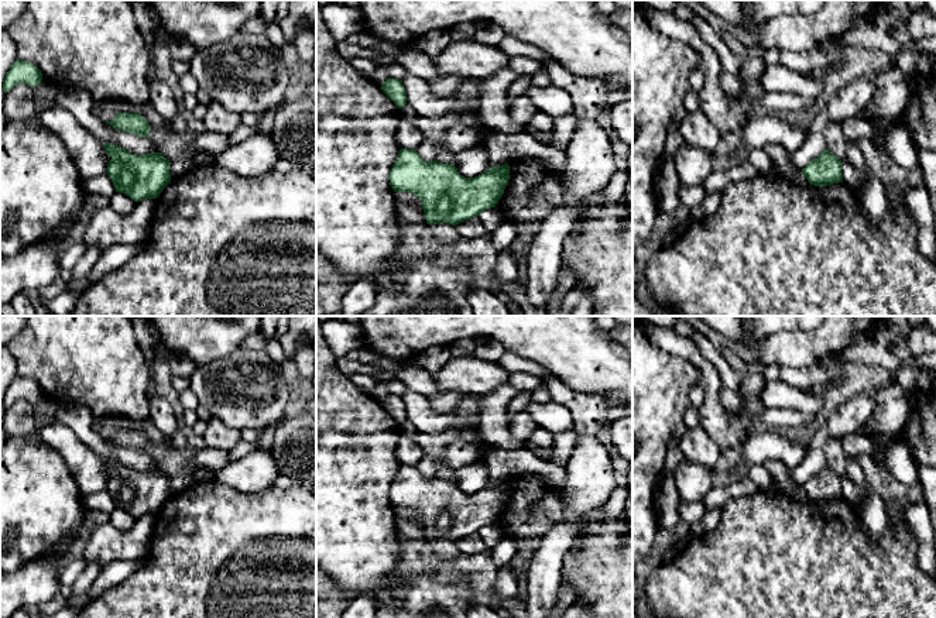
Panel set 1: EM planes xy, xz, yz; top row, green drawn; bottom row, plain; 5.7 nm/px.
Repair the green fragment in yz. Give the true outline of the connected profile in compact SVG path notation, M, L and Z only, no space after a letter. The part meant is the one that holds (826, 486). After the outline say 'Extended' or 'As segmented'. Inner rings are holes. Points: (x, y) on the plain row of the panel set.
M824 466L817 474L810 477L803 485L805 494L810 501L827 502L843 498L843 478L829 466Z. As segmented

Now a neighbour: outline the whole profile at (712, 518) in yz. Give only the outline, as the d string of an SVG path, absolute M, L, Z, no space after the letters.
M721 508L706 509L703 518L688 529L692 532L693 536L700 536L703 533L714 531L720 525L721 518Z

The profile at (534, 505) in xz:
M535 474L510 477L510 497L496 523L504 538L517 542L517 552L508 562L518 578L527 576L538 542L563 516L565 502L556 488Z

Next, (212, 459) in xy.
M205 447L198 452L193 460L181 471L172 474L171 478L171 497L175 497L185 487L195 483L195 473L200 468L217 471L227 463L226 452Z

